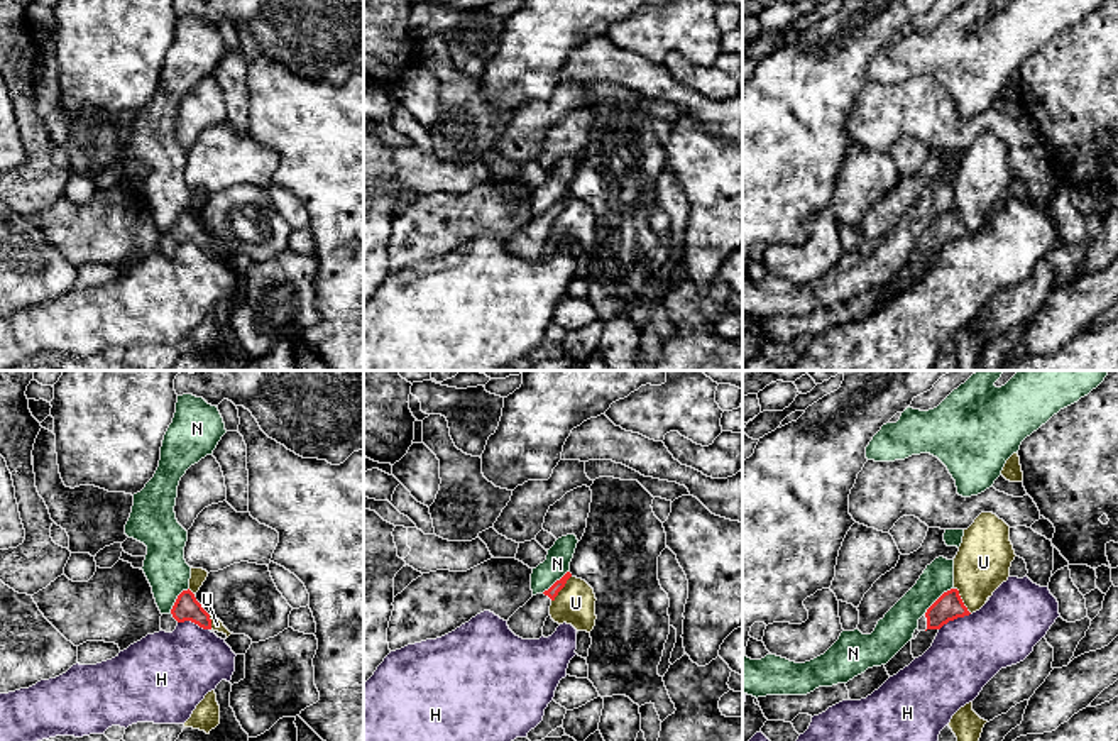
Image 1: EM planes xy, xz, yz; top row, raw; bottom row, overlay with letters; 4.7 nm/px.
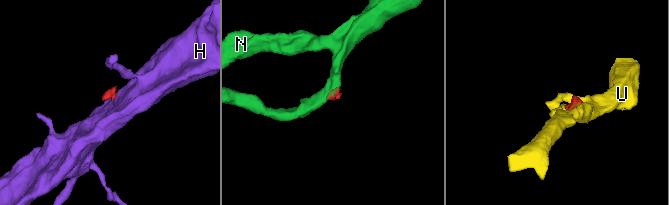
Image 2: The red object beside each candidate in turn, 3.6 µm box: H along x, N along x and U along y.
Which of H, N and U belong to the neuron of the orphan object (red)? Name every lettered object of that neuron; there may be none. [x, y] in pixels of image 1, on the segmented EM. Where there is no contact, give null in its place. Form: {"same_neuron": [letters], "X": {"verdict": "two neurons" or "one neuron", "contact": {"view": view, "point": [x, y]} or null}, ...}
{"same_neuron": [], "H": {"verdict": "two neurons", "contact": {"view": "xy", "point": [193, 621]}}, "N": {"verdict": "two neurons", "contact": {"view": "yz", "point": [937, 599]}}, "U": {"verdict": "two neurons", "contact": {"view": "yz", "point": [961, 601]}}}

